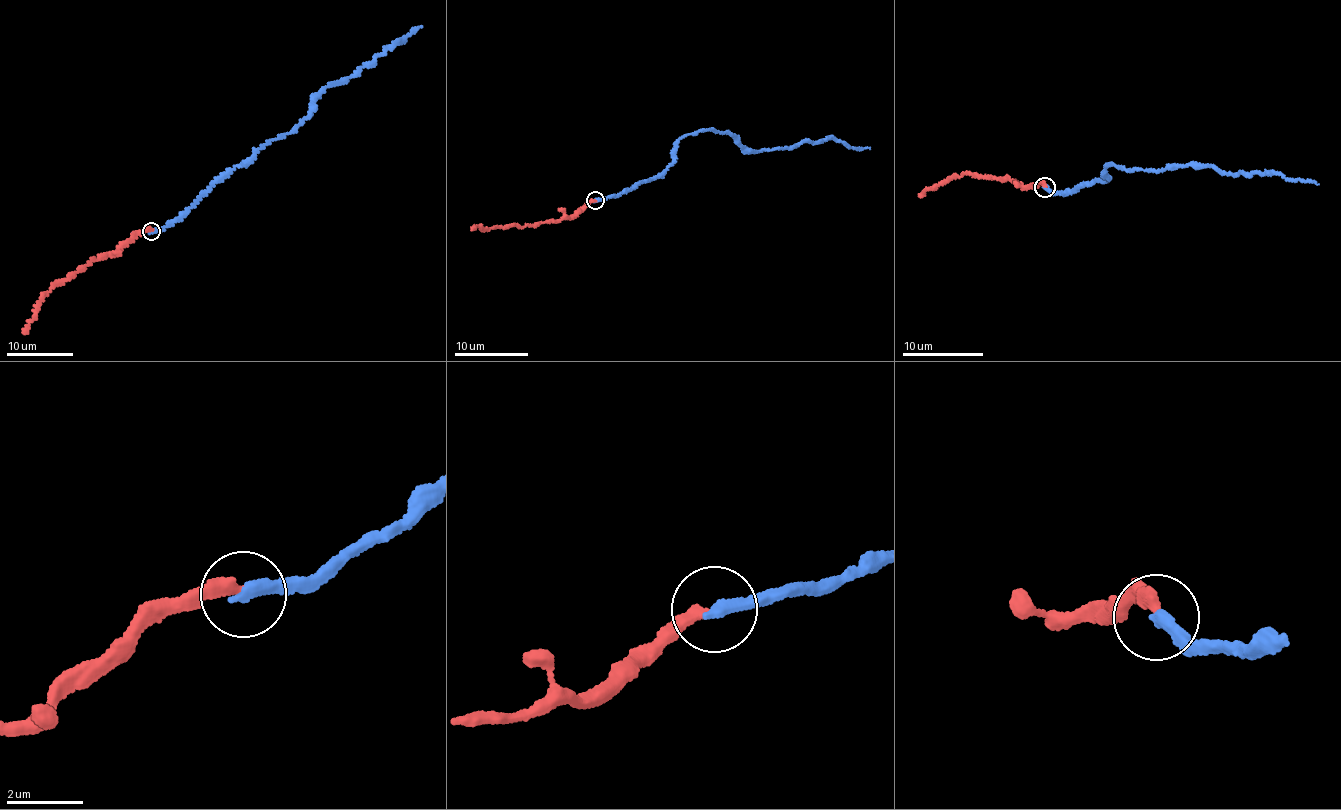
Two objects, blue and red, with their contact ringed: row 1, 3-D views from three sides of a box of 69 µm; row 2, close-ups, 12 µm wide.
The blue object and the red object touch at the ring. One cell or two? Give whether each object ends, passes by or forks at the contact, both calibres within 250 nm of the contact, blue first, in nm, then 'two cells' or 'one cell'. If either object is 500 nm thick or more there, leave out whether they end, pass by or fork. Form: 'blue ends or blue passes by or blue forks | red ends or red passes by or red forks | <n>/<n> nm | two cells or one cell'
blue ends | red ends | 340/280 nm | one cell

